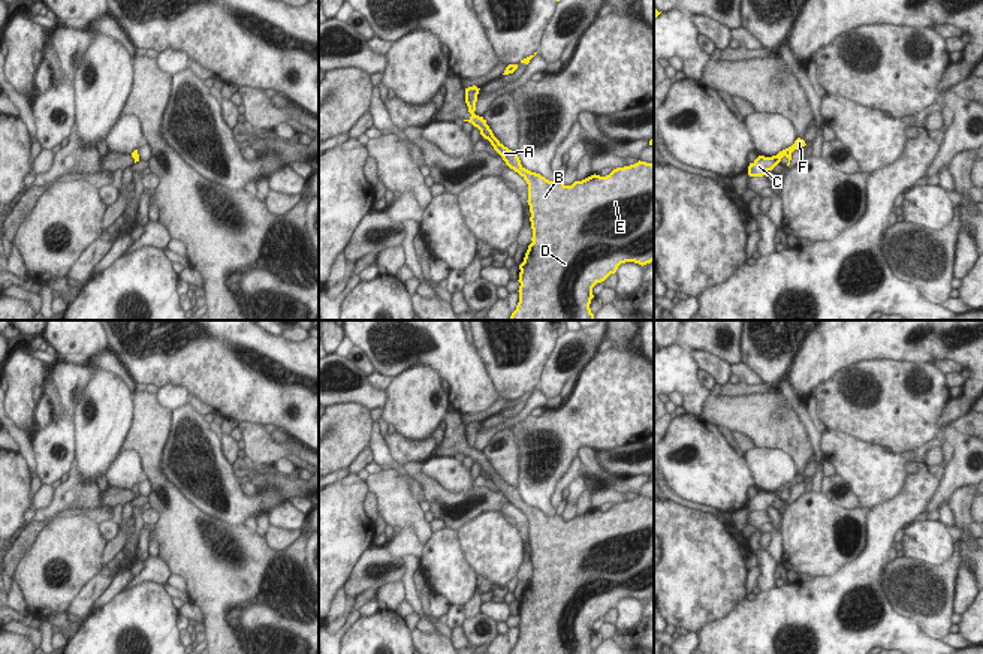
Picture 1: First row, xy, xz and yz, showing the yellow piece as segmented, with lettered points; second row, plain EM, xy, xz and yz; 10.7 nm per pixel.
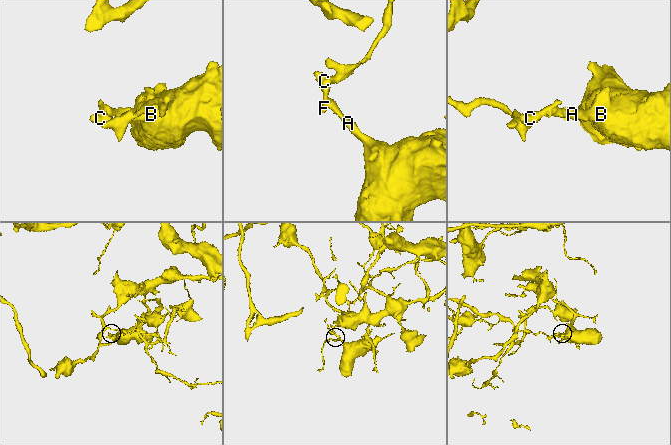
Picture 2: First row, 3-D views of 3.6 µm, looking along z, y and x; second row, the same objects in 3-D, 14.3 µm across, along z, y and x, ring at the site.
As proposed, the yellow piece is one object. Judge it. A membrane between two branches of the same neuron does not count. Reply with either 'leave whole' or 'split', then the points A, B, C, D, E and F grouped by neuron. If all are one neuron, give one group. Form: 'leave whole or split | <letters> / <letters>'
split | A B D E / C F

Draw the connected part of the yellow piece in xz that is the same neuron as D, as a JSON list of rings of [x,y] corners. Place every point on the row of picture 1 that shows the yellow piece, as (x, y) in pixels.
[[[471,112],[464,121],[477,127],[528,184],[533,242],[519,265],[519,302],[510,320],[595,320],[590,308],[592,287],[615,274],[621,263],[643,266],[654,260],[654,165],[639,160],[606,177],[594,174],[566,186],[525,169],[518,154],[494,136],[483,117]]]

